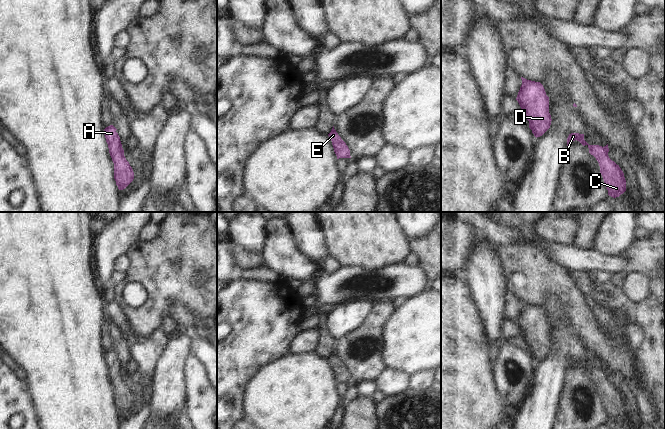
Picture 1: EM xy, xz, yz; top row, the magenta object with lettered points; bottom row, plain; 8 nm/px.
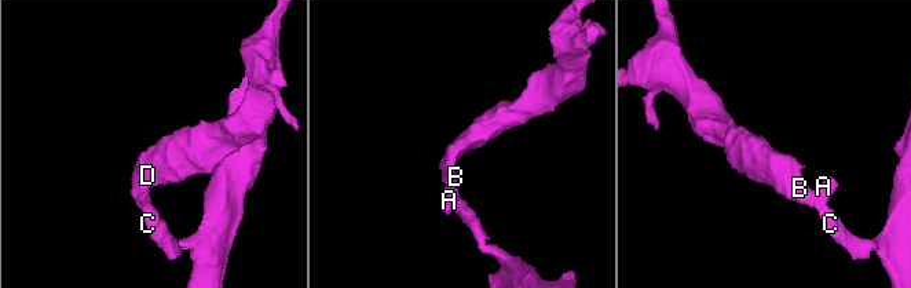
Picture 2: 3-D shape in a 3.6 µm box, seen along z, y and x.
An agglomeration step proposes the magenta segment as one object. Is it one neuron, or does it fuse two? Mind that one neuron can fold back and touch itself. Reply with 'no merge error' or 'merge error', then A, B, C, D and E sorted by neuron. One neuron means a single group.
no merge error | A B C D E

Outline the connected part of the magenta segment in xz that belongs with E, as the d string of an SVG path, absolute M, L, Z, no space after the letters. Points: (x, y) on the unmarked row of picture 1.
M334 350L331 354L331 356L328 358L330 364L332 365L332 369L334 372L334 376L337 380L337 383L339 382L351 382L350 380L350 374L346 367L341 363L341 361L338 359L336 354L334 353Z

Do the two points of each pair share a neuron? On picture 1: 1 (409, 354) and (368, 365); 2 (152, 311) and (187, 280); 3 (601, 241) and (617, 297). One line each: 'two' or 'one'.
1: two
2: one
3: two

